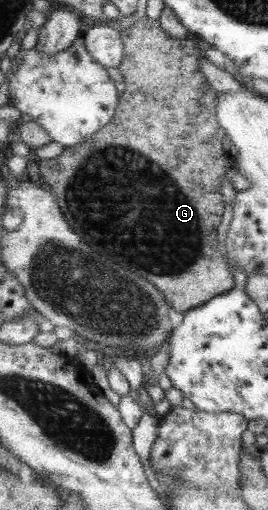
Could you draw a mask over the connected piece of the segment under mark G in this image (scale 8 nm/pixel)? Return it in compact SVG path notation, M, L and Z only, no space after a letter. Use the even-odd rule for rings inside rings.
M143 16L132 26L121 30L124 38L125 55L124 60L119 64L119 71L123 74L125 90L121 93L120 103L116 111L115 117L99 132L93 134L87 141L80 145L64 148L62 154L53 159L38 161L38 167L41 167L41 175L43 179L49 183L49 187L53 185L53 191L57 193L57 202L61 205L61 209L65 209L64 216L68 218L69 225L73 225L73 229L77 233L81 233L81 237L85 237L85 241L89 241L89 245L93 245L93 249L101 251L103 255L107 255L109 259L117 261L119 265L133 269L133 273L145 277L145 280L152 282L157 289L166 295L170 306L180 313L187 313L193 309L205 305L214 297L227 293L236 289L235 279L233 279L233 271L229 269L229 264L223 257L222 249L217 239L217 227L223 219L225 213L225 197L221 193L223 189L223 175L227 173L229 168L229 156L223 149L223 139L225 139L225 130L217 121L217 96L219 92L211 86L211 82L205 77L200 70L200 57L203 56L204 48L196 44L189 38L181 39L170 36L162 27L160 20L153 20ZM133 107L141 107L141 113L125 113L125 111L133 111Z

